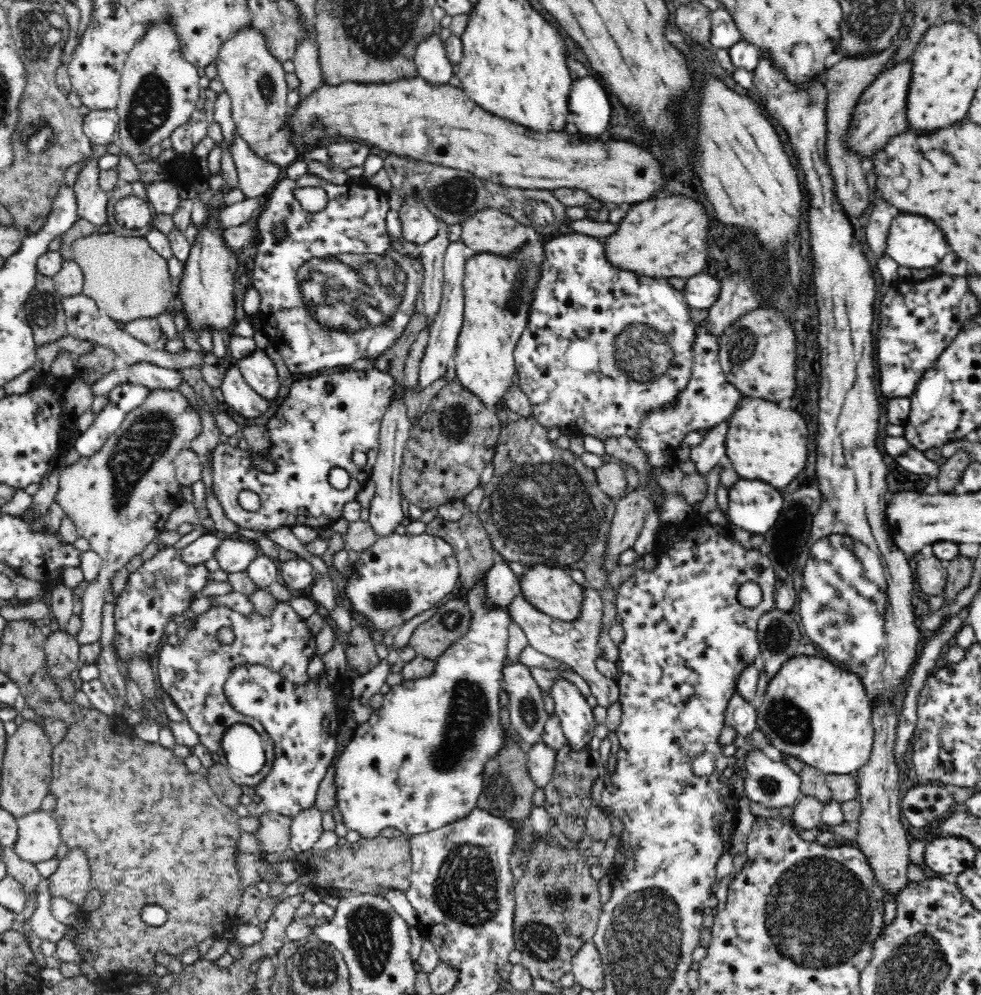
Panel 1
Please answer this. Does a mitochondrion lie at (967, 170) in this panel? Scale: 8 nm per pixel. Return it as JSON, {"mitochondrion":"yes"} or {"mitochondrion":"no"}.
{"mitochondrion":"no"}

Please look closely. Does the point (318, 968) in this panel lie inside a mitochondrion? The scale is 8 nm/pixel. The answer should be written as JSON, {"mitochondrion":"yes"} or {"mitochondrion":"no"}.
{"mitochondrion":"yes"}

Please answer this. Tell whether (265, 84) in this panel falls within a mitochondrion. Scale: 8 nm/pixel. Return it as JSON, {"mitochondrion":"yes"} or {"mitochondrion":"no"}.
{"mitochondrion":"yes"}

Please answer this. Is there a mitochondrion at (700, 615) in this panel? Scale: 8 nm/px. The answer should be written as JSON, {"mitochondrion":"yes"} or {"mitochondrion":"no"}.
{"mitochondrion":"no"}

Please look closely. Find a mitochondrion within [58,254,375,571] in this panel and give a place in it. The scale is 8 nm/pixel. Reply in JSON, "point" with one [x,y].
{"point":[145,441]}

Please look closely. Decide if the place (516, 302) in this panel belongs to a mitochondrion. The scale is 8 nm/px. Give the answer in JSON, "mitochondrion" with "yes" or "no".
{"mitochondrion":"yes"}

